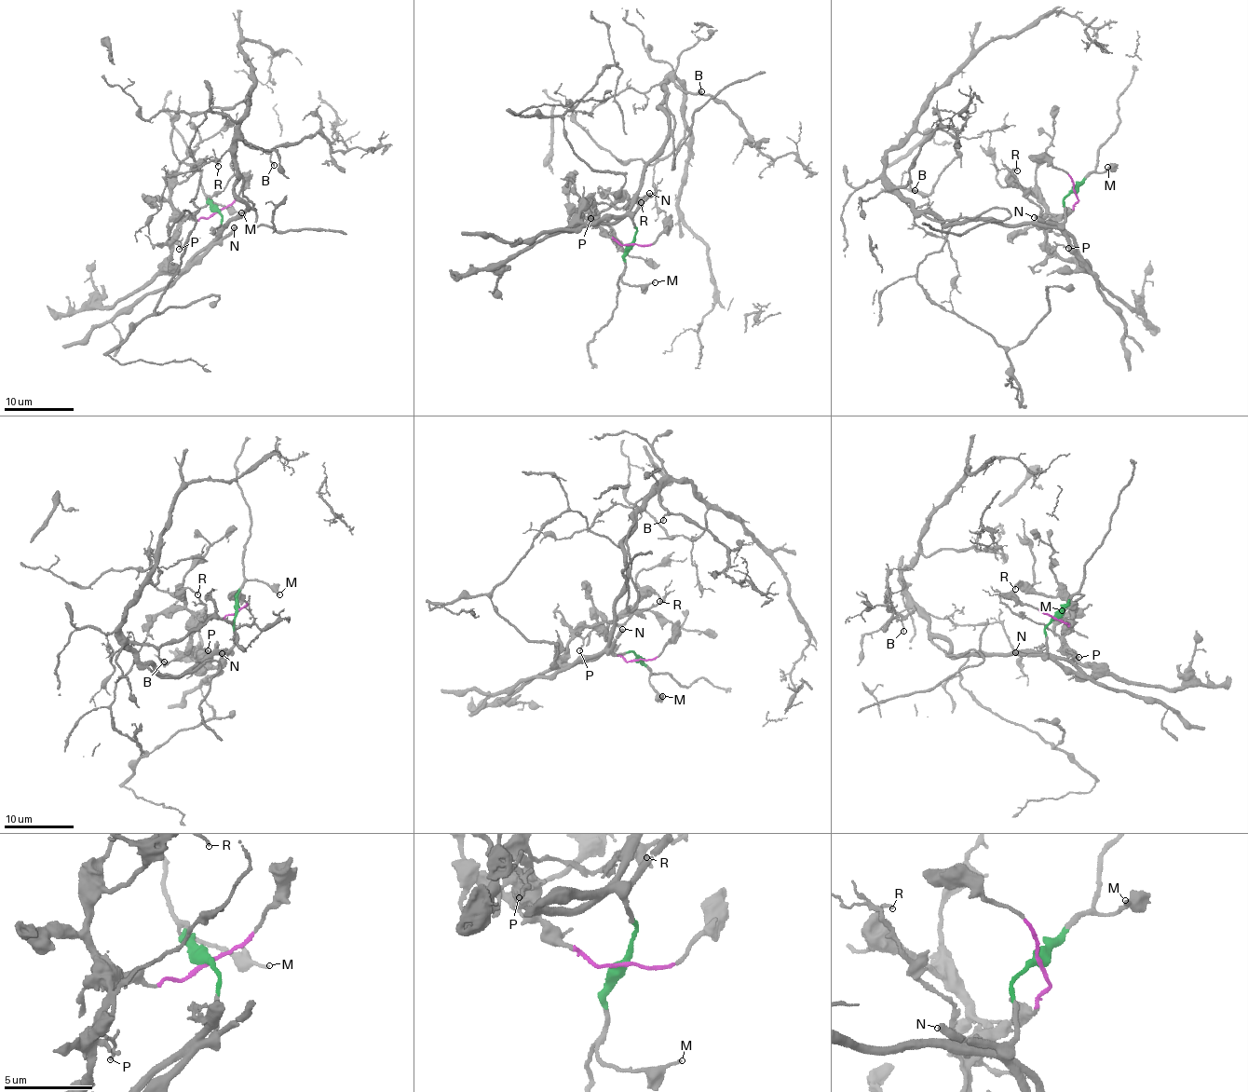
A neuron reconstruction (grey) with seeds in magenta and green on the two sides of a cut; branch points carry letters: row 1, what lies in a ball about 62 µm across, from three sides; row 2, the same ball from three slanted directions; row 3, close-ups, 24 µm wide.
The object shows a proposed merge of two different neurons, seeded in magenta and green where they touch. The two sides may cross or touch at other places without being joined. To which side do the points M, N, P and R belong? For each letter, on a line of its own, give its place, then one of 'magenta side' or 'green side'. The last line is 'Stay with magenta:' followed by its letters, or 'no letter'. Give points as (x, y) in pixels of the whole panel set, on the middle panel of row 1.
M: (655, 282) | green side
N: (649, 193) | green side
P: (590, 218) | magenta side
R: (641, 202) | magenta side
Stay with magenta: P, R

